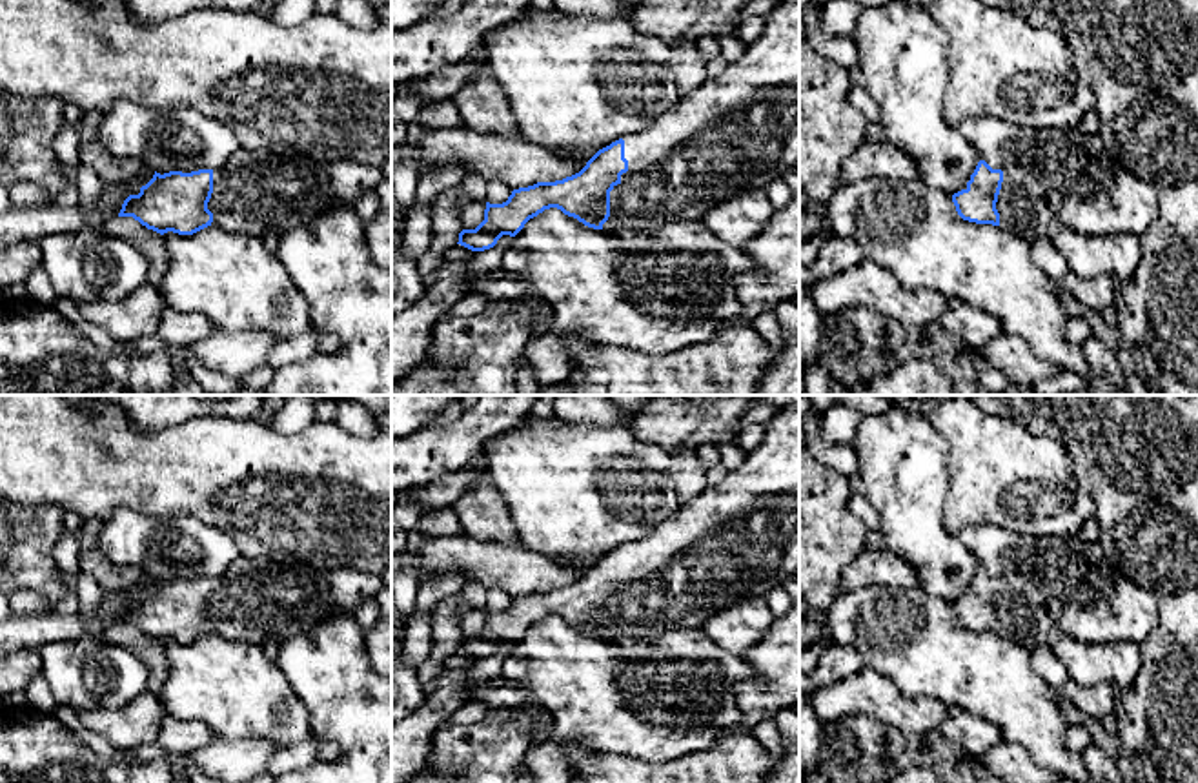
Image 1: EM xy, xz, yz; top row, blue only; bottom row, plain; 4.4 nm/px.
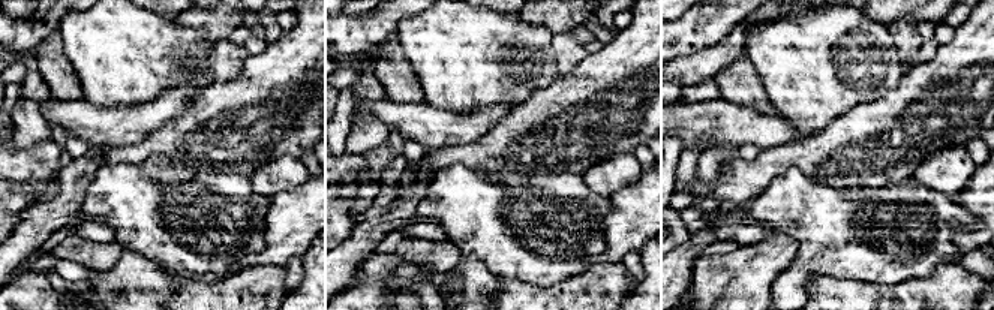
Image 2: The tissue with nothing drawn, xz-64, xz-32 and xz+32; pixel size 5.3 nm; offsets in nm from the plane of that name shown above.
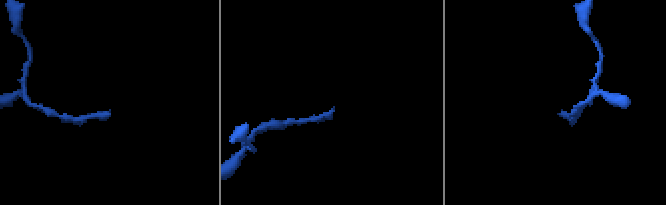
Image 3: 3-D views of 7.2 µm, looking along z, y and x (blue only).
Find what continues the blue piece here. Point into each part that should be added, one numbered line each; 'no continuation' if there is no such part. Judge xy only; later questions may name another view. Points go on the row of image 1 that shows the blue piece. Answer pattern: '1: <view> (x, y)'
1: xy (253, 192)

